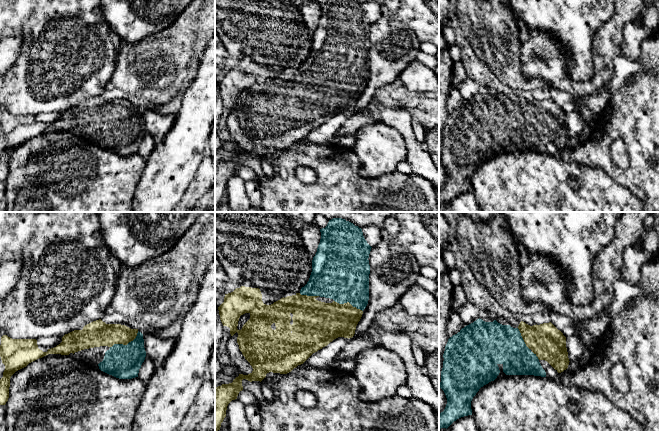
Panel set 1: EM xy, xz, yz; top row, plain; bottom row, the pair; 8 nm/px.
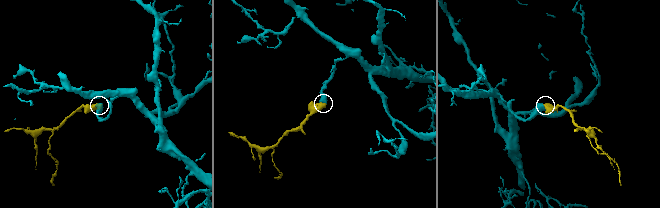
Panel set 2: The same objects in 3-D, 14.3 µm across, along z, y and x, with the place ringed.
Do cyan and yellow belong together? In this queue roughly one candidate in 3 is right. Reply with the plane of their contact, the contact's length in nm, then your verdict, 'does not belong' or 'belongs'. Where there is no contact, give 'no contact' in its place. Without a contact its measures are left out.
xy | 260 nm | belongs

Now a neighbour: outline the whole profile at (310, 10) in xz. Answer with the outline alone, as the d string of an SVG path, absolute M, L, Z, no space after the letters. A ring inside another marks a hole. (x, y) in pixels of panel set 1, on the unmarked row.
M303 0L299 11L305 26L313 34L321 15L320 4L316 0Z

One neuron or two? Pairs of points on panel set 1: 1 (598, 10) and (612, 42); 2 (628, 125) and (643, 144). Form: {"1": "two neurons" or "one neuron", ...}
{"1": "two neurons", "2": "one neuron"}

